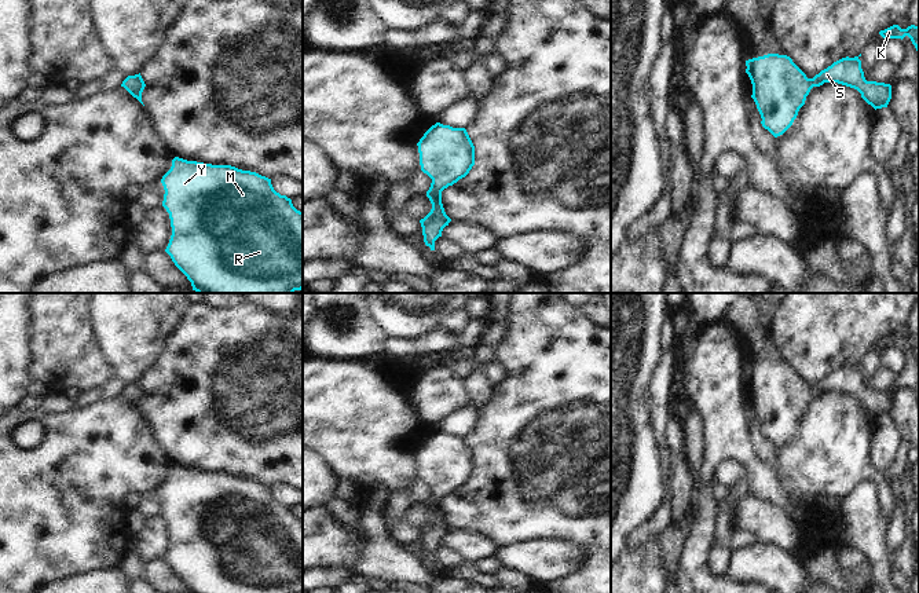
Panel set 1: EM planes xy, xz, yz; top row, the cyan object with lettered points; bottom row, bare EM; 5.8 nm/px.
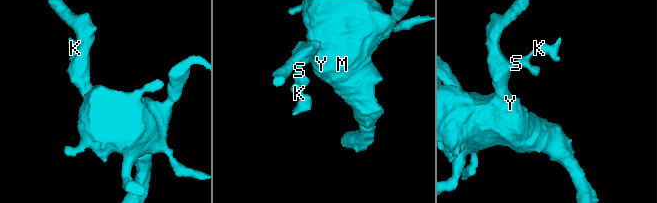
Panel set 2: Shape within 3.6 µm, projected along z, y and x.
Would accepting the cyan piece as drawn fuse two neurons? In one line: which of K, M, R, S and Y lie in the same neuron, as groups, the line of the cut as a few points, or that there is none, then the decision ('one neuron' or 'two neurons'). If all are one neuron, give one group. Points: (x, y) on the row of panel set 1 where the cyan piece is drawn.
K M R S Y | no cut | one neuron

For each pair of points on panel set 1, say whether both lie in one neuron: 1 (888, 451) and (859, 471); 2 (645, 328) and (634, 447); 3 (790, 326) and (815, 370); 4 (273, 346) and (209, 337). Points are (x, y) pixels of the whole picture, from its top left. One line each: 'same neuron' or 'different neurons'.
1: different neurons
2: same neuron
3: same neuron
4: same neuron

